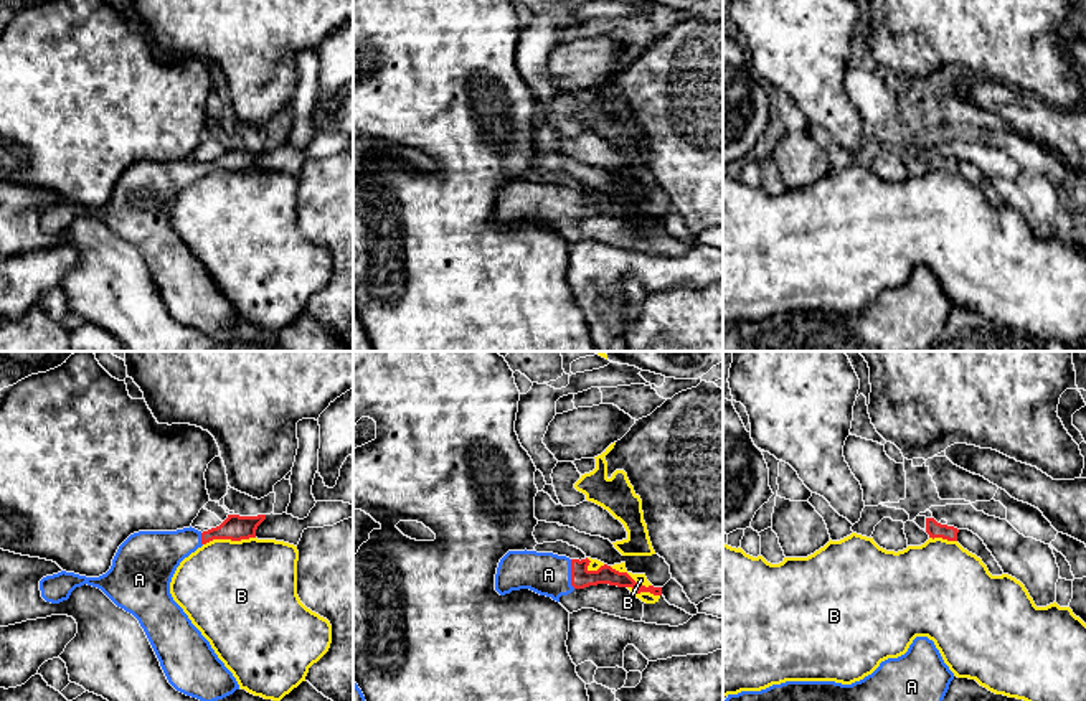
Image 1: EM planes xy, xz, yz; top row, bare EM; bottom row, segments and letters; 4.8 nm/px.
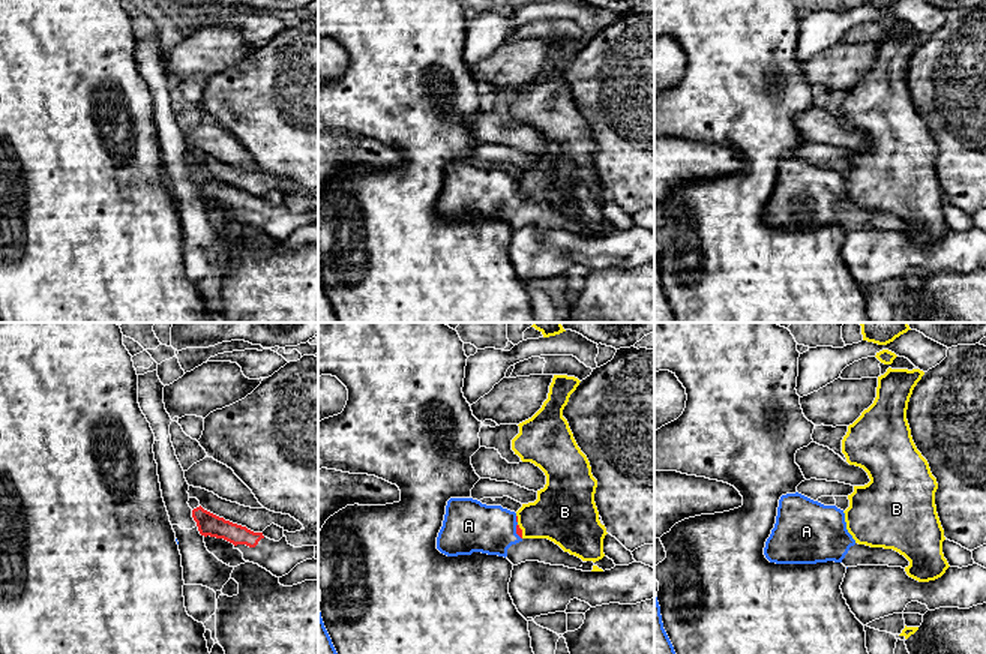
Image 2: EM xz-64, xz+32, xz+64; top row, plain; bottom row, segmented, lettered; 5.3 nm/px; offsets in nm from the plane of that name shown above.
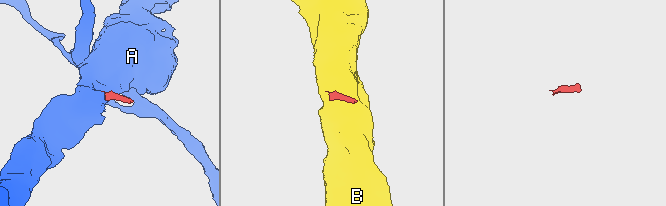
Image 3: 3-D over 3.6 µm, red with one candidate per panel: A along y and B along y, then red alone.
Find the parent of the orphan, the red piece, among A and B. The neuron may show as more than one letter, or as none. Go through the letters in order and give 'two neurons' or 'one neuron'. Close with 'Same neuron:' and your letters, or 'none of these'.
A: one neuron
B: two neurons
Same neuron: A

